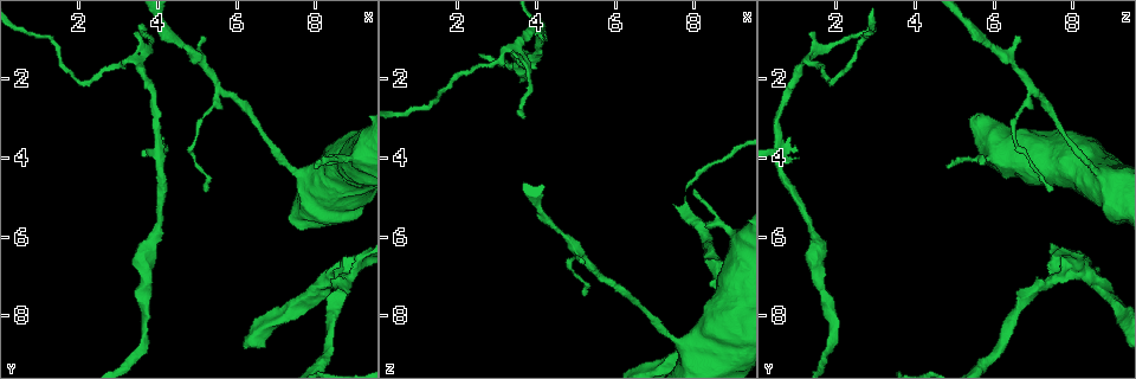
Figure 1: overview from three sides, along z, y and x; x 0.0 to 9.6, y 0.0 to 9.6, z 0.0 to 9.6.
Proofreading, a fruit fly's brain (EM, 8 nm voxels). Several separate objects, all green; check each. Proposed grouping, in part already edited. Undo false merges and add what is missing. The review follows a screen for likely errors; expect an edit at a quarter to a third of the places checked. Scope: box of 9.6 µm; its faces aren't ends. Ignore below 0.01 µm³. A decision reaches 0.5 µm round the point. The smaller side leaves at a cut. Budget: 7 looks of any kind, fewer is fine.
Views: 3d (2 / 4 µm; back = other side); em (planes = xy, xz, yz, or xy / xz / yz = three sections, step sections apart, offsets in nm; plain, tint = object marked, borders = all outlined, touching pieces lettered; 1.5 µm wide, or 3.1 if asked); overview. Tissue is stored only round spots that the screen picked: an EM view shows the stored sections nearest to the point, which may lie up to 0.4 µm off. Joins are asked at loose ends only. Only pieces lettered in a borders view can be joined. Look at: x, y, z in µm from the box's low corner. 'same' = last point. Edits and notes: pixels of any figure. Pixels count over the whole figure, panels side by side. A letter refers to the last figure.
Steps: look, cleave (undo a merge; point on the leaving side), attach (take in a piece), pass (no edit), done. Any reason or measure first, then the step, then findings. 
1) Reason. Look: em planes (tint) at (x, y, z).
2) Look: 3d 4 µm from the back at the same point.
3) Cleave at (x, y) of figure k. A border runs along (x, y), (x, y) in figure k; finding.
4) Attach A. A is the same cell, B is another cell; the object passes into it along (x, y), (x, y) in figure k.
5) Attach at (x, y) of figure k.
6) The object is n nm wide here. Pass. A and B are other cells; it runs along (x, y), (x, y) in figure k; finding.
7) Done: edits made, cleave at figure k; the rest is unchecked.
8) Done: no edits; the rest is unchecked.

Thin end. Look: em planes (borders) at (7.95, 4.25, 4.85).

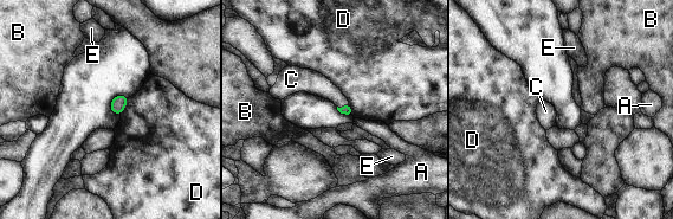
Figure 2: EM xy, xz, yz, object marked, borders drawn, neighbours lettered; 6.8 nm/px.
Attach at (315, 83) of figure 2. C is the same cell, A, B, D and E are other cells; the object passes into it along (345, 109), (343, 105), (315, 83) in figure 2; it goes on there.

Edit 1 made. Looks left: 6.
Look: overview.

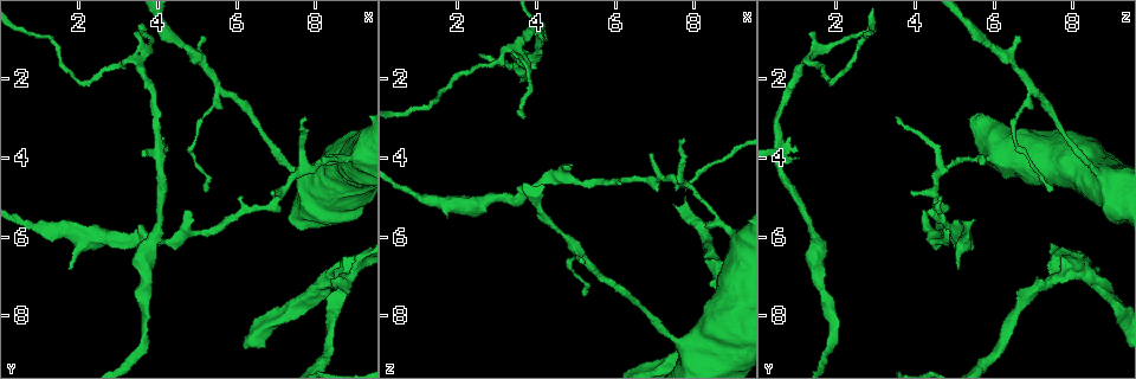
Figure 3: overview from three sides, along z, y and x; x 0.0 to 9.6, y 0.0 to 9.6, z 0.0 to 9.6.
Branch stops here. Look: em xy step 8 (tint) at (4.70, 5.30, 4.25).

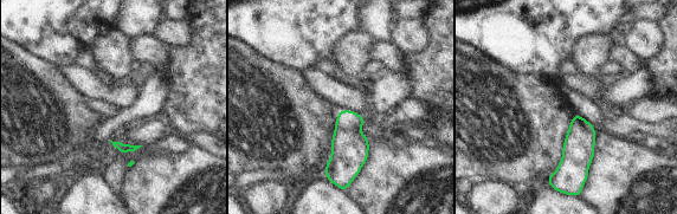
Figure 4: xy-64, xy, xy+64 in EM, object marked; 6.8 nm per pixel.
Look: em planes (tint) at the same point.

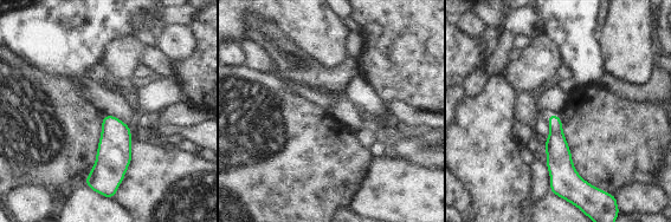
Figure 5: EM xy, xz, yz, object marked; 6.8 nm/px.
Look: em planes (borders) at the same point.

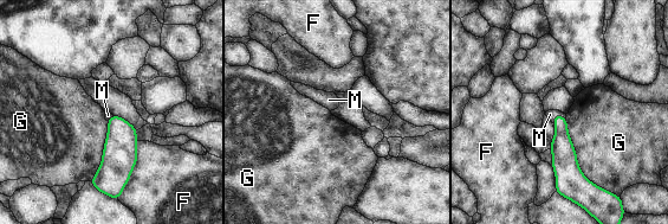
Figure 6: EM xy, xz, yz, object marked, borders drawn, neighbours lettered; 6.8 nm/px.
Attach at (550, 114) of figure 6. M is the same cell, F and G are other cells; the object passes into it along (562, 148), (556, 116), (550, 114) in figure 6; the cell continues.

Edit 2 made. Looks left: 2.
Thick end. Look: 3d 2 µm at (1.70, 6.80, 5.10).

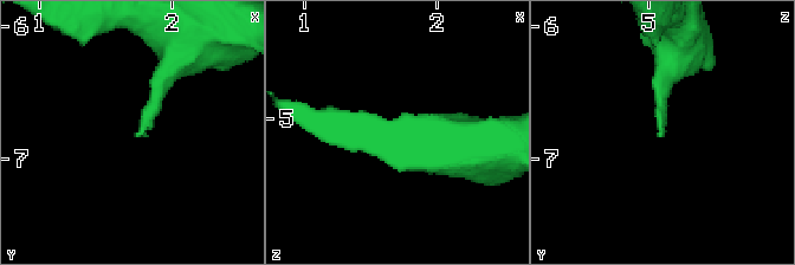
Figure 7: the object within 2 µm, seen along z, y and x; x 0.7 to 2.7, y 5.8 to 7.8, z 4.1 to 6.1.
Need the tissue. Look: em planes (borders) at (1.76, 6.84, 5.10).

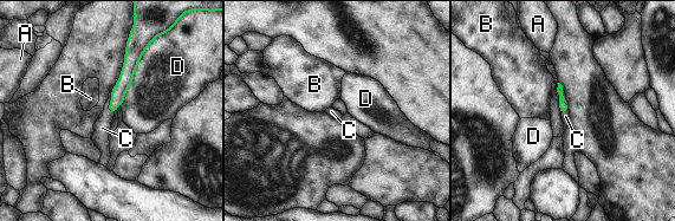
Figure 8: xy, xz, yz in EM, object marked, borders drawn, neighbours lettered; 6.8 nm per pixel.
The longest contact is with D, 480 nm. Attach at (102, 128) of figure 8. C is the same cell, A, B and D are other cells; the object passes into it along (125, 78), (111, 102), (102, 128) in figure 8; the cell continues.

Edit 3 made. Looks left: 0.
Done: edits made, attach at figure 2, attach at figure 6, attach at figure 8; the rest is unchecked.

